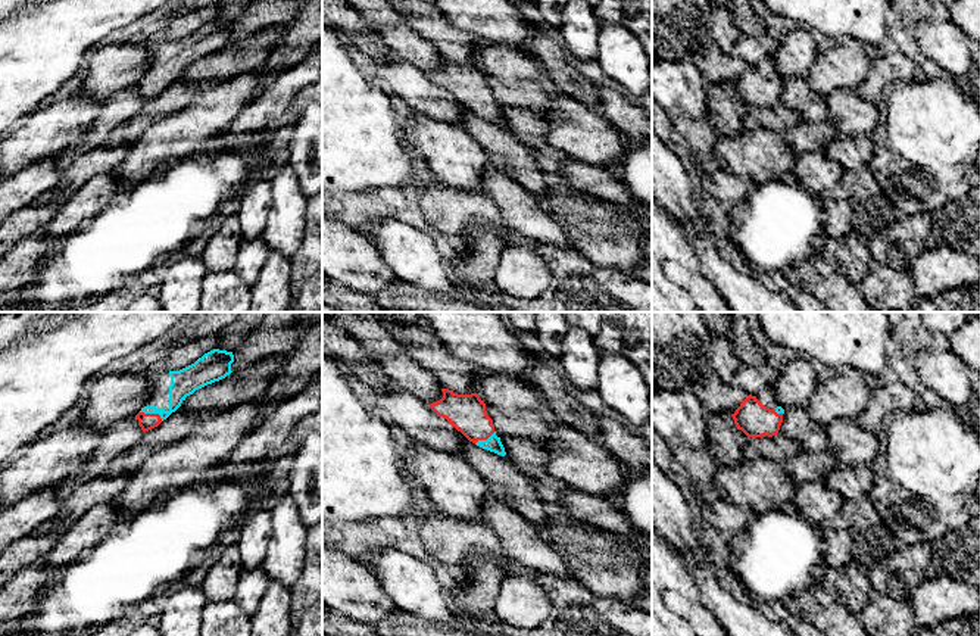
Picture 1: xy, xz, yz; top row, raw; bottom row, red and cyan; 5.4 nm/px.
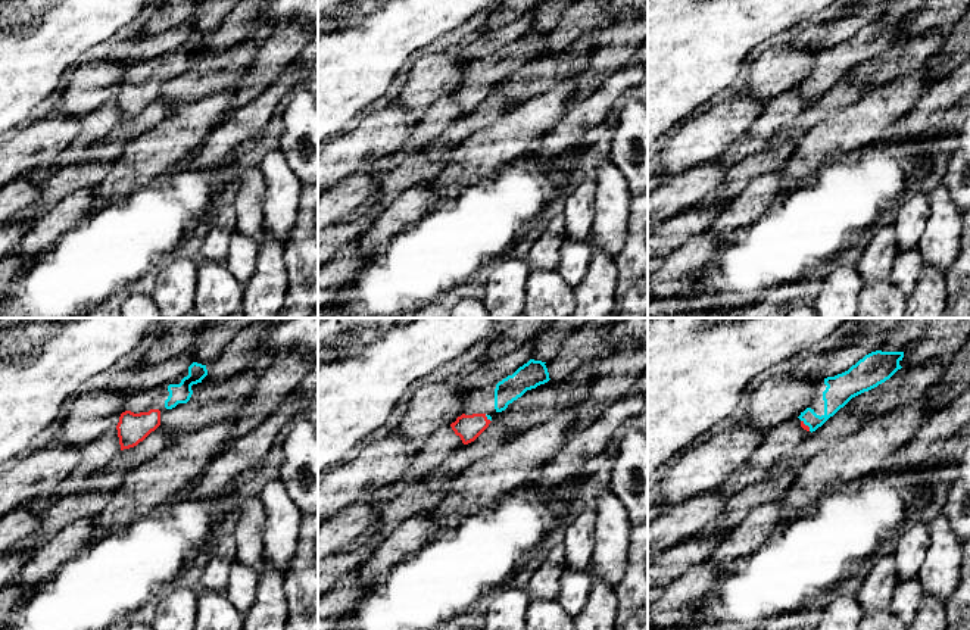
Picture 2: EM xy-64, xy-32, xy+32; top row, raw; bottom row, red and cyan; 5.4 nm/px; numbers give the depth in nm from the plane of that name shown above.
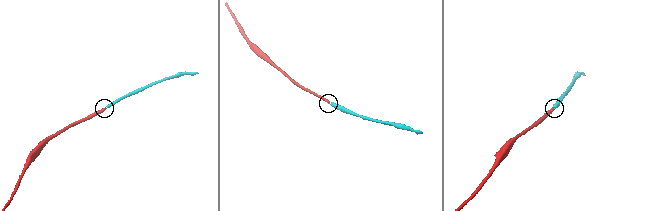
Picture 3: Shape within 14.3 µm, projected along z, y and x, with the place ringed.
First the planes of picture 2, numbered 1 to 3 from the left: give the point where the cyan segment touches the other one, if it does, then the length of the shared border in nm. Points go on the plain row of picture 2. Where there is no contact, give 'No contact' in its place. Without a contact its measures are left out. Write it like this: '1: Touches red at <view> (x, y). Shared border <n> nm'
1: No contact
2: Touches red at xy-32 (486, 89). Shared border 50 nm
3: Touches red at xy+32 (807, 96). Shared border 80 nm

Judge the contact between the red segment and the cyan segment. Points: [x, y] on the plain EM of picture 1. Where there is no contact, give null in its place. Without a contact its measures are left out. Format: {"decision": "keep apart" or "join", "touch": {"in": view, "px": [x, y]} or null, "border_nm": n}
{"decision": "join", "touch": {"in": "xy", "px": [152, 84]}, "border_nm": 140}

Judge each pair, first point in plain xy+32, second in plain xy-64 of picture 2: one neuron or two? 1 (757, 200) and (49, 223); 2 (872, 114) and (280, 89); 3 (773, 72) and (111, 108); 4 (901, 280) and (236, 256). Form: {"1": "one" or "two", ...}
{"1": "one", "2": "two", "3": "two", "4": "one"}

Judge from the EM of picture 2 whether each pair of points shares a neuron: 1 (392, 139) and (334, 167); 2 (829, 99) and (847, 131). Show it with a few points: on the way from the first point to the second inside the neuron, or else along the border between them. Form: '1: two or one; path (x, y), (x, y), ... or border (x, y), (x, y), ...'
1: one; path (377, 139), (368, 139), (349, 153)
2: two; border (867, 89), (841, 109)

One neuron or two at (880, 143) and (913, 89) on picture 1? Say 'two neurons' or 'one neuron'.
one neuron

